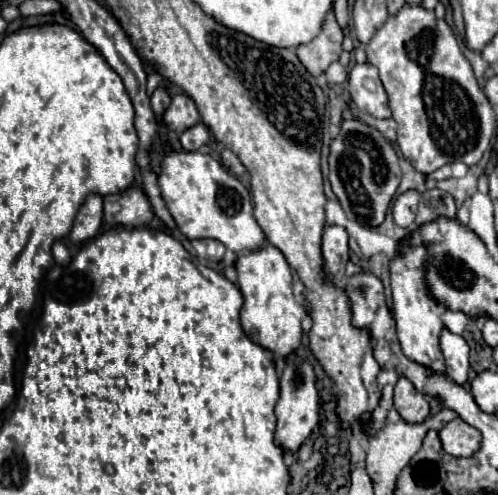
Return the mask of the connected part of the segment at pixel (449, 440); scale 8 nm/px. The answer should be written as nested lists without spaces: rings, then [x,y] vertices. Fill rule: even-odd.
[[[462,418],[448,422],[440,432],[444,452],[452,456],[472,456],[480,448],[480,432]]]

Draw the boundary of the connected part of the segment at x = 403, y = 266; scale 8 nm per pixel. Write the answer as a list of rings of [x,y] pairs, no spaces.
[[[426,246],[400,248],[390,260],[390,278],[392,278],[392,314],[396,320],[396,334],[402,346],[402,354],[416,364],[444,374],[444,356],[440,352],[440,330],[442,330],[442,312],[444,306],[434,302],[428,296],[424,284],[424,262],[426,262]]]

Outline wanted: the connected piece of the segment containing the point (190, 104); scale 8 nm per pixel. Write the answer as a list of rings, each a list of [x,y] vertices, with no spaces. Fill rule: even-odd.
[[[176,94],[172,98],[170,108],[164,112],[166,128],[176,134],[182,134],[184,130],[192,128],[194,124],[198,124],[198,120],[200,120],[198,108],[196,108],[194,100],[186,94]]]

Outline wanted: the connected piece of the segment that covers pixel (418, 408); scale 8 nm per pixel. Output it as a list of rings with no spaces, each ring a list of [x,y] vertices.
[[[400,376],[400,380],[394,386],[394,408],[398,410],[402,420],[406,420],[410,424],[424,422],[426,416],[430,414],[430,406],[426,402],[426,398],[404,376]]]

